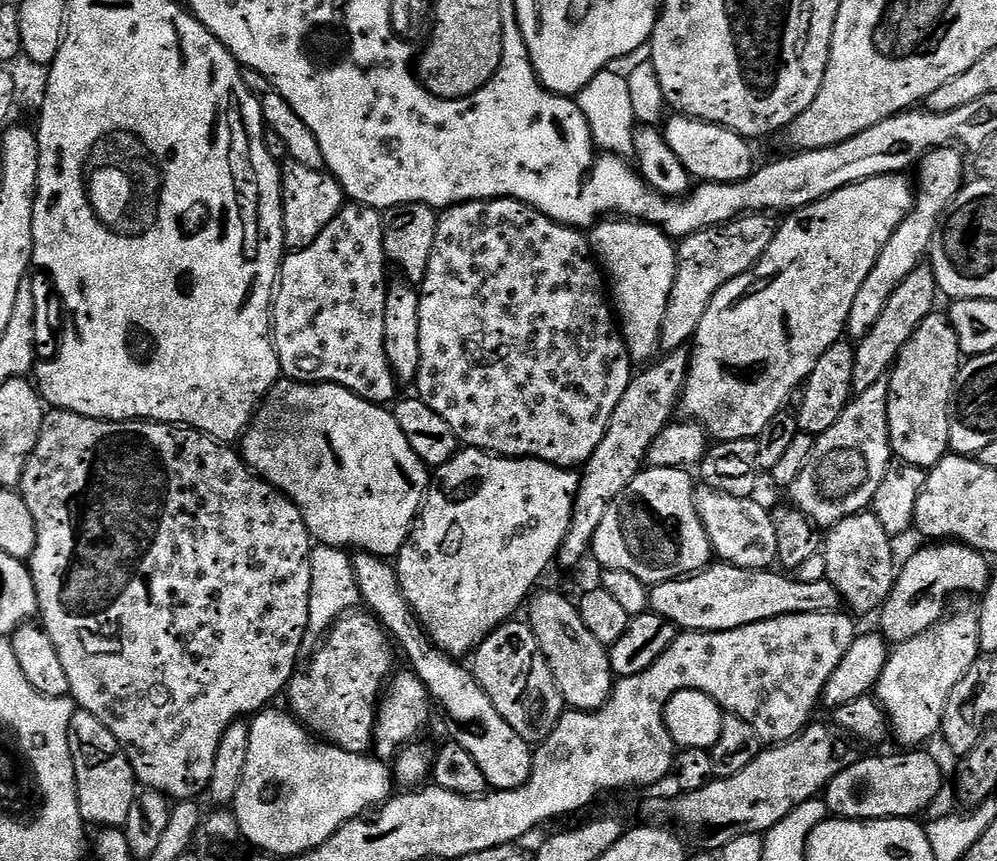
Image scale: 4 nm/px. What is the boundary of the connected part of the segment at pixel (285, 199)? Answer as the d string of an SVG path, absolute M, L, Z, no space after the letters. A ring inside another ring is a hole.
M283 161L280 170L280 193L282 194L282 230L284 246L288 252L297 252L310 246L338 218L344 208L346 197L344 188L336 181L331 172L310 170L310 166L302 166L302 162Z

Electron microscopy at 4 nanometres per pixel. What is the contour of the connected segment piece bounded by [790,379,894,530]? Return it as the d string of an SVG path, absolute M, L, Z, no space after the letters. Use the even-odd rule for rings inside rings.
M882 379L870 390L859 393L830 430L815 437L808 464L790 489L791 503L817 529L830 529L871 505L893 460L888 429L888 382Z

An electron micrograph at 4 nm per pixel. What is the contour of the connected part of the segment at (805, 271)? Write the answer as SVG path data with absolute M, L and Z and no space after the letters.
M897 174L895 176L879 176L863 180L857 184L846 186L818 202L808 204L804 208L795 209L791 214L783 217L782 223L776 231L774 242L766 250L766 254L758 263L746 274L731 280L714 296L706 314L702 316L702 322L698 326L694 337L694 343L690 348L690 363L688 365L688 377L684 383L684 394L680 397L679 407L684 408L684 412L689 421L695 422L708 433L713 441L722 440L755 440L762 433L767 432L772 426L773 420L785 411L788 399L803 385L808 375L818 366L818 360L830 346L841 343L848 327L848 315L850 306L854 306L854 298L858 298L858 290L862 290L862 282L866 282L866 274L874 270L874 262L878 254L882 254L882 246L890 242L894 230L912 212L912 205L916 202L914 184L907 175Z

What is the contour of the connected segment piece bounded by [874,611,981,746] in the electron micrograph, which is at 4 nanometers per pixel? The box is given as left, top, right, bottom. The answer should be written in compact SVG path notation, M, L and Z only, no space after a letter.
M975 611L965 616L952 616L940 621L930 630L895 645L889 651L882 678L874 695L888 716L891 735L900 746L924 746L940 731L942 714L950 698L950 690L962 682L966 670L981 655L980 617Z

